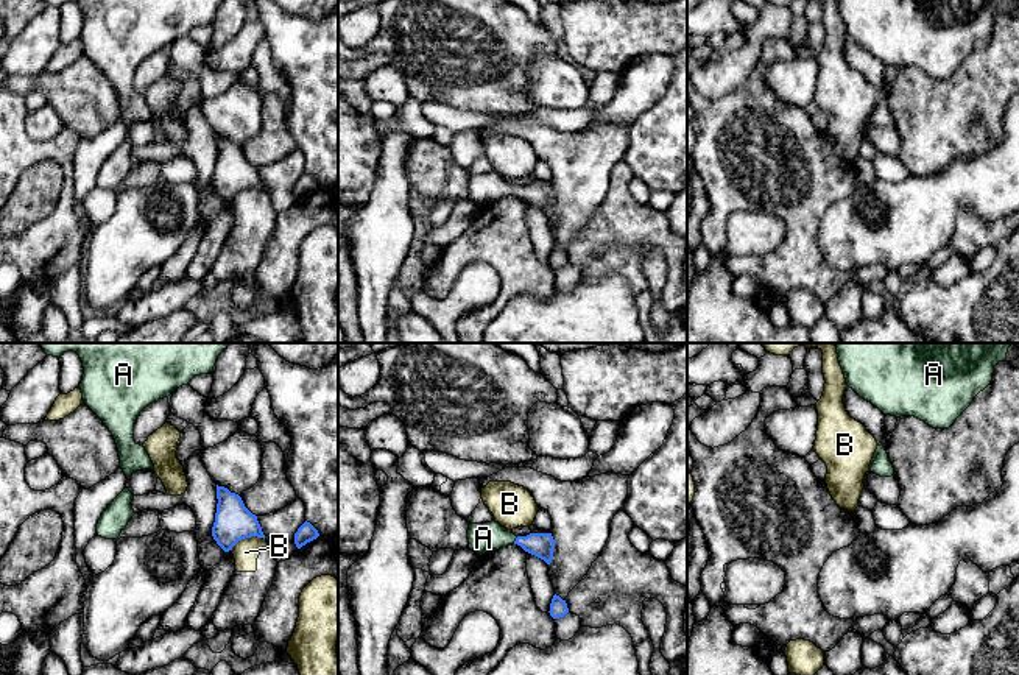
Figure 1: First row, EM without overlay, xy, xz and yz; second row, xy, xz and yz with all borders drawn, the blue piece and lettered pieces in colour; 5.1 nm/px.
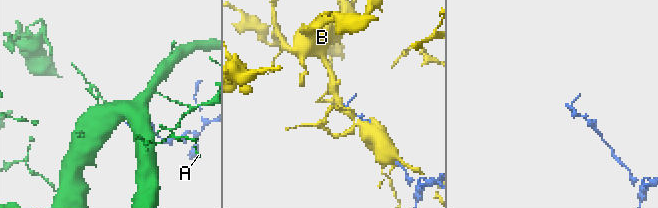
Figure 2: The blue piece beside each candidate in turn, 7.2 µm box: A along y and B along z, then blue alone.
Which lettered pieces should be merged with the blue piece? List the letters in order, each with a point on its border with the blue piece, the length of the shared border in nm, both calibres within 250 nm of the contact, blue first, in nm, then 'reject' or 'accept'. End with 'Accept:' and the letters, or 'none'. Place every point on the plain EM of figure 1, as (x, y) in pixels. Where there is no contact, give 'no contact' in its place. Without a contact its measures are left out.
A: xz (516, 190) | 50 nm | 130/160 nm | accept
B: xy (246, 187) | 190 nm | 190/130 nm | reject
Accept: A

